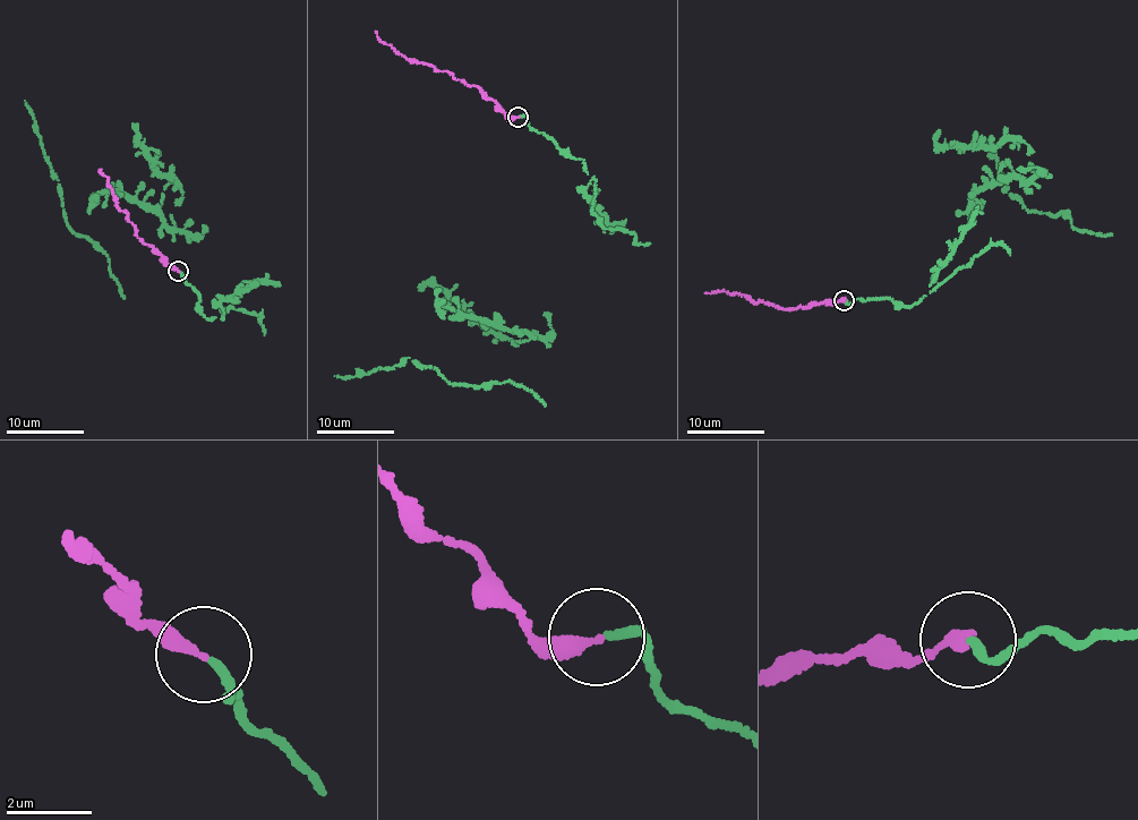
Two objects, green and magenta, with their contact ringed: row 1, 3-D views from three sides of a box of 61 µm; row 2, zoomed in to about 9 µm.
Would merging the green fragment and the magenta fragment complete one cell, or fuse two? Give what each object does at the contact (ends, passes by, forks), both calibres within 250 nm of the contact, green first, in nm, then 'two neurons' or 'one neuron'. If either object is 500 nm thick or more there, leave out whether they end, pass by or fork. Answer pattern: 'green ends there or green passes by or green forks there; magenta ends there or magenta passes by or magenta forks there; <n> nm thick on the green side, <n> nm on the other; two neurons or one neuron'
green ends there; magenta ends there; 200 nm thick on the green side, 320 nm on the other; two neurons

